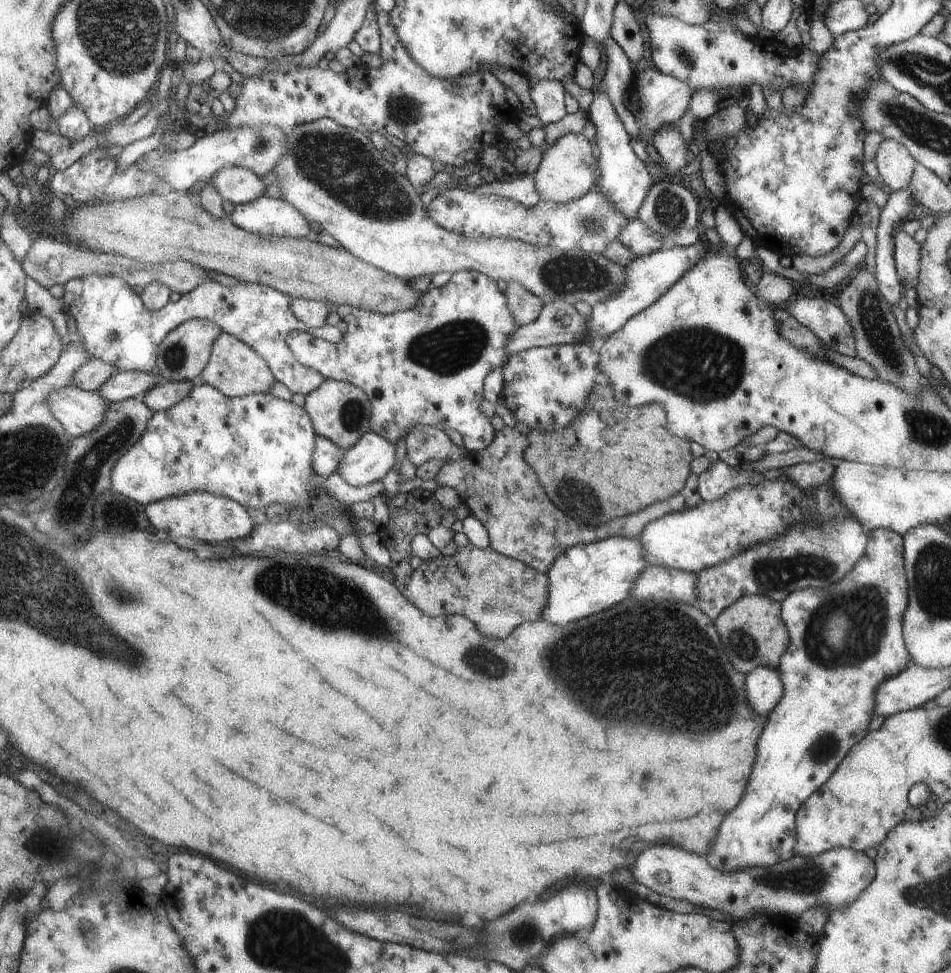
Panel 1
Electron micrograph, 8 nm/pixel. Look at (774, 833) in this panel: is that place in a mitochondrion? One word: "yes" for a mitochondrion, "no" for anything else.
no

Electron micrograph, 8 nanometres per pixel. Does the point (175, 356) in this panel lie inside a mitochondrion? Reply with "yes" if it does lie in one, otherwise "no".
yes

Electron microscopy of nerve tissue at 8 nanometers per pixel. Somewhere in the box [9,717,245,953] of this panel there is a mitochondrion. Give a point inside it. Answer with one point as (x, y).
(44, 843)

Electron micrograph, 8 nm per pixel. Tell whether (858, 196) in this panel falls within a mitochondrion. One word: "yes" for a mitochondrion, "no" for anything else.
no

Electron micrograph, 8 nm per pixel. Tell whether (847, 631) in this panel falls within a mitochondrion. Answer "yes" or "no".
yes

